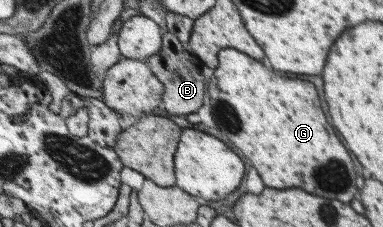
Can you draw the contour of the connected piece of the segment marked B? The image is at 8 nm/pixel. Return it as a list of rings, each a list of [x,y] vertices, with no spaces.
[[[166,32],[163,36],[163,47],[161,51],[149,59],[151,69],[162,80],[167,91],[165,91],[164,109],[172,115],[189,115],[189,113],[200,113],[208,101],[208,82],[203,75],[203,61],[199,59],[189,46],[183,43],[174,33]]]

